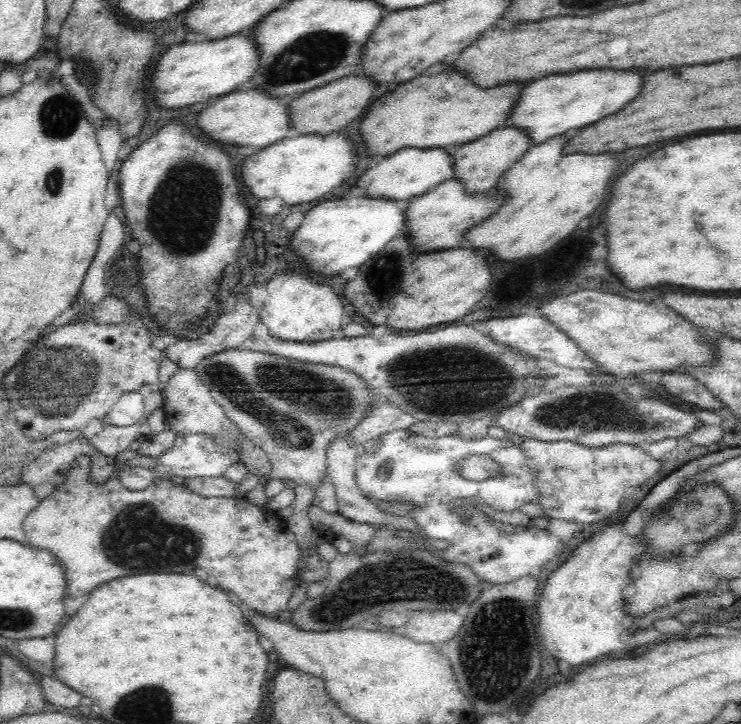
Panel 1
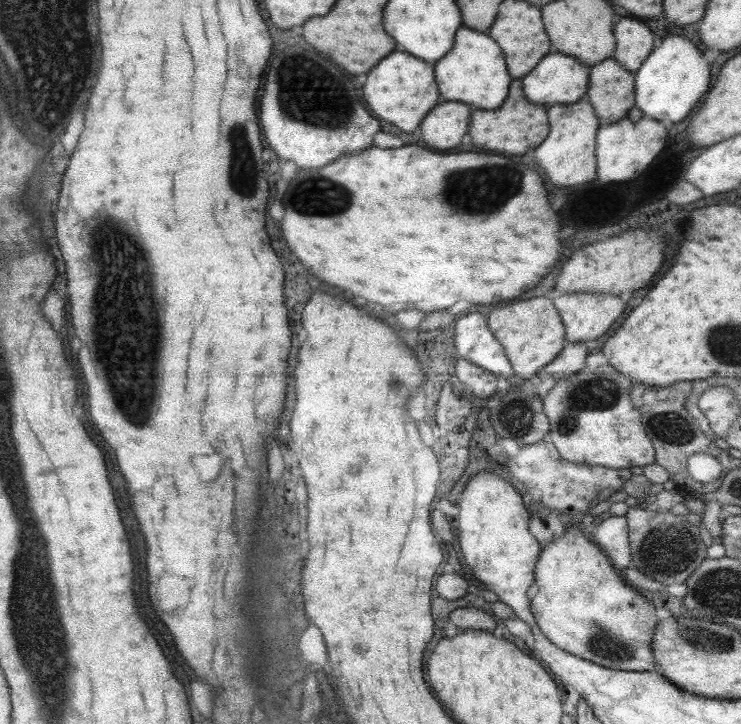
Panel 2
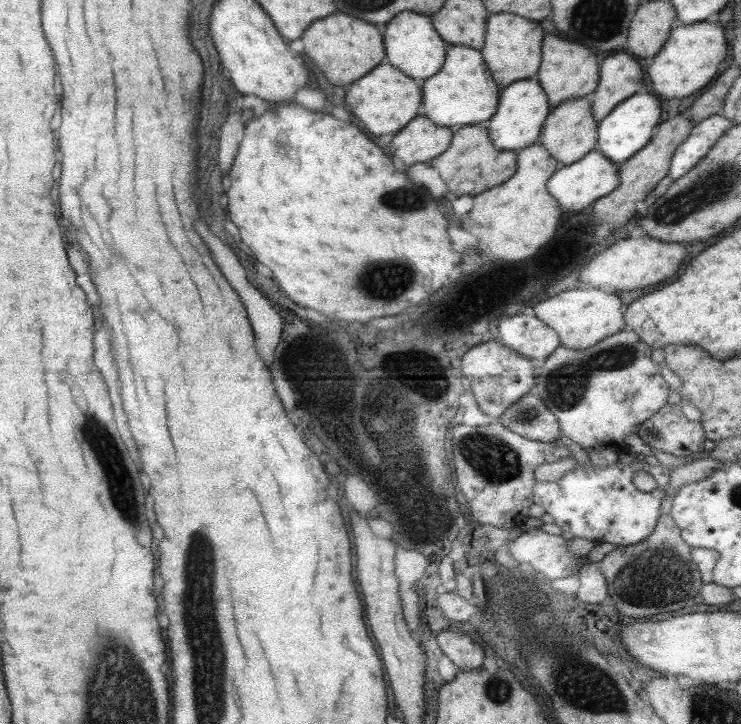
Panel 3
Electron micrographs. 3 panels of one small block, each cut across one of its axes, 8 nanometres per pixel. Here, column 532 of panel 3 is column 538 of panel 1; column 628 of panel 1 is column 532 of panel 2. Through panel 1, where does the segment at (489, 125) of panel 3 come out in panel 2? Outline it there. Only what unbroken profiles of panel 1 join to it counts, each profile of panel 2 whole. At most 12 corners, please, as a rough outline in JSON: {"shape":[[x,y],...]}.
{"shape":[[547,53],[521,80],[532,103],[584,98],[588,64]]}

